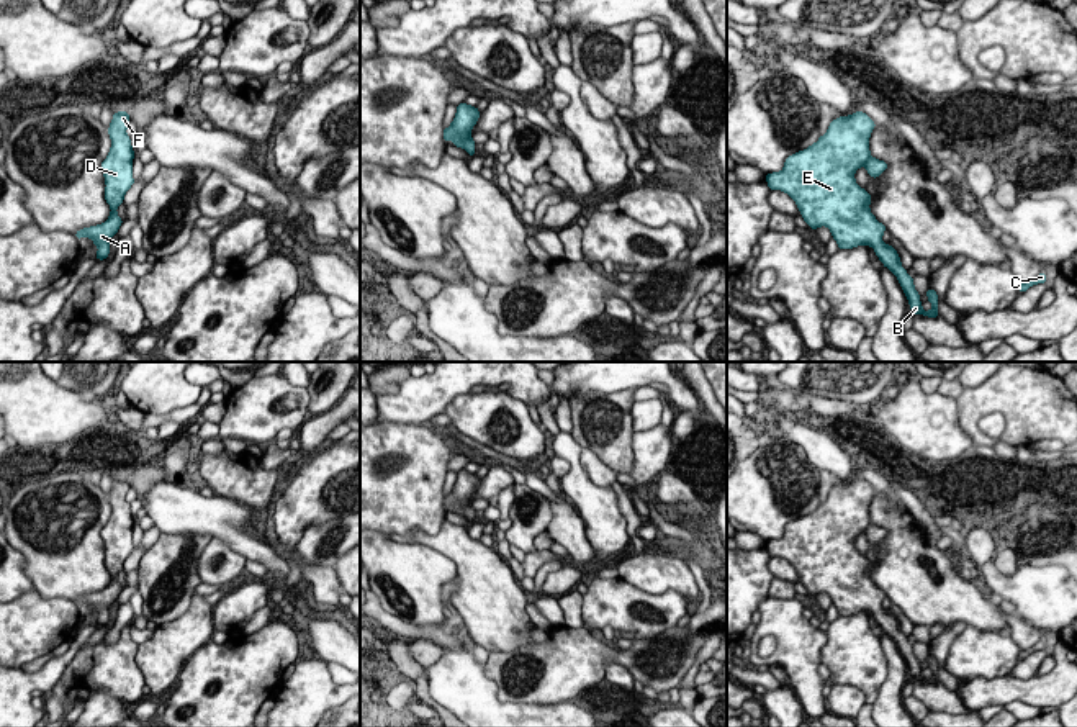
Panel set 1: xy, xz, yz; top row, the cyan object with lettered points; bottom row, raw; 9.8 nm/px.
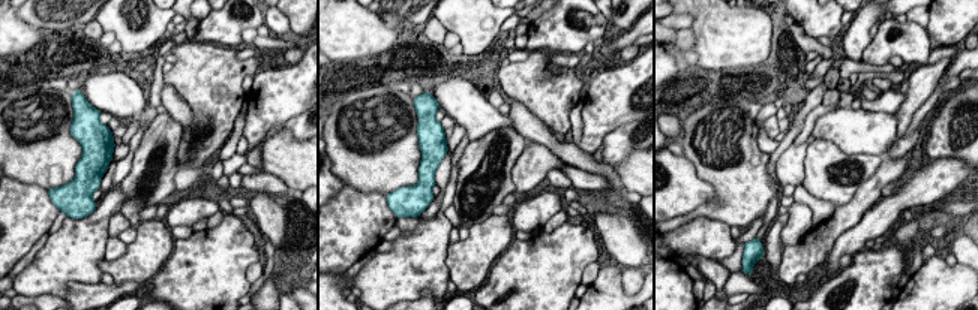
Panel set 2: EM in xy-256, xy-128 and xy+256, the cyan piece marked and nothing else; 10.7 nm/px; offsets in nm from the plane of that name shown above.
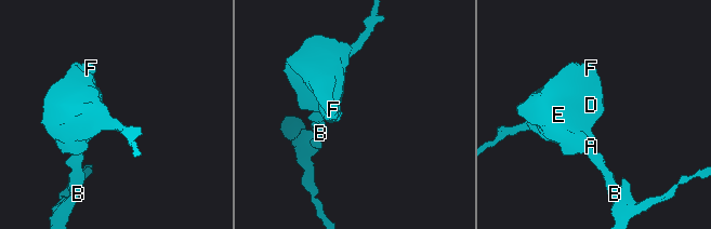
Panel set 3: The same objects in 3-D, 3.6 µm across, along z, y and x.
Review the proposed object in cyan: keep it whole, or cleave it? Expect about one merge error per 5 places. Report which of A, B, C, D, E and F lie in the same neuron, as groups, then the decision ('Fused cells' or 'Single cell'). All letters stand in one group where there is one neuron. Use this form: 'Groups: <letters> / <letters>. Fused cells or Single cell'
Groups: A B C D E F. Single cell

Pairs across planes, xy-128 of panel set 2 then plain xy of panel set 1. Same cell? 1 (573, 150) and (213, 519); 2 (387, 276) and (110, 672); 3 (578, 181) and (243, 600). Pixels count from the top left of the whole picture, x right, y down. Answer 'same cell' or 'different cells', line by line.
1: different cells
2: same cell
3: different cells

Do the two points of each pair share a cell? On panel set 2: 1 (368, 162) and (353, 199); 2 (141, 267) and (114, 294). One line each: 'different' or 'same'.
1: different
2: different

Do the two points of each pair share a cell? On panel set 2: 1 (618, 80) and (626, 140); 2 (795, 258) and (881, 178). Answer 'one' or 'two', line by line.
1: two
2: one

